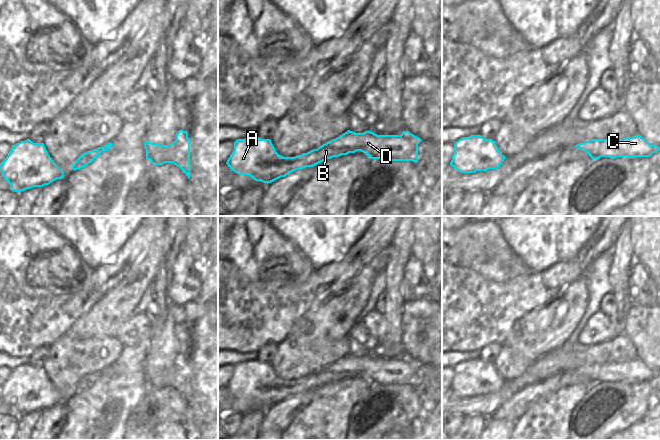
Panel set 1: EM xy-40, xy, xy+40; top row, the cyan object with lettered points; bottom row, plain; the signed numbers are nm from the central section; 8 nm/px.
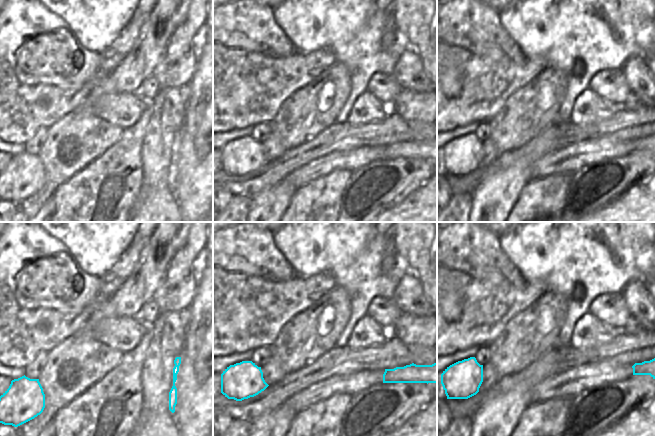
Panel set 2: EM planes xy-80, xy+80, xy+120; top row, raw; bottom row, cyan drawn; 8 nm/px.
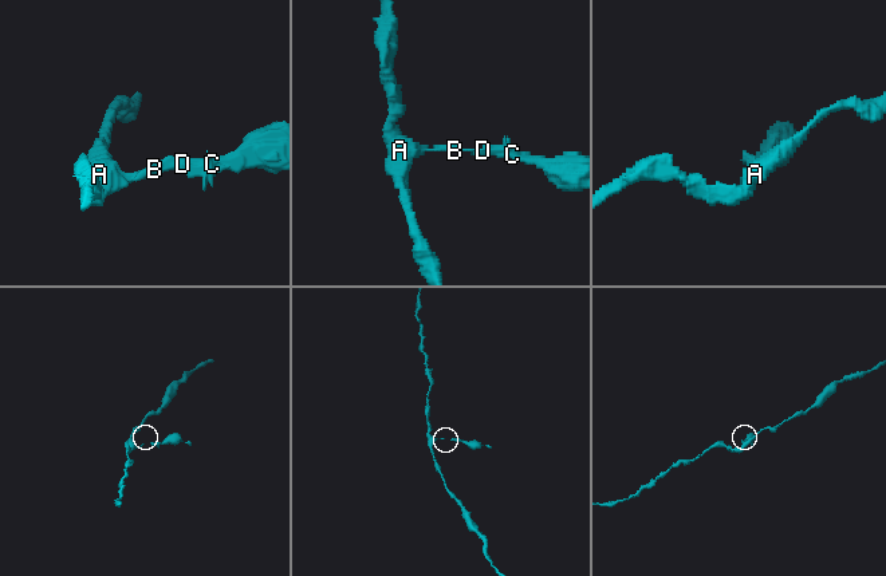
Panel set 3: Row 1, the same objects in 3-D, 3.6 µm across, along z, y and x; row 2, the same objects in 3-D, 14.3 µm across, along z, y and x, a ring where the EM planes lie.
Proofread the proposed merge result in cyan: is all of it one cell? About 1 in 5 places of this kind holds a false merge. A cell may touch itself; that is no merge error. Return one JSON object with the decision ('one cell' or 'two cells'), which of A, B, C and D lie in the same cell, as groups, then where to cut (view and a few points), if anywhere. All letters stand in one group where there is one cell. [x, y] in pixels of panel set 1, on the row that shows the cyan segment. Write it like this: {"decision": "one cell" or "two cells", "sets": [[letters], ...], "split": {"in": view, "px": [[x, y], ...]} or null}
{"decision": "one cell", "sets": [["A", "B", "C", "D"]], "split": null}

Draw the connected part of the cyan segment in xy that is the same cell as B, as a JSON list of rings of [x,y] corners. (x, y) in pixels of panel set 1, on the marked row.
[[[348,130],[339,137],[313,149],[307,153],[295,157],[283,157],[279,155],[270,139],[259,137],[247,137],[237,139],[234,142],[234,150],[228,158],[226,164],[239,175],[249,175],[255,181],[271,183],[289,173],[305,167],[313,167],[327,159],[347,155],[361,151],[370,159],[381,159],[383,161],[413,161],[418,162],[418,144],[422,140],[410,133],[403,131],[401,135],[377,135],[371,131],[355,133]]]

